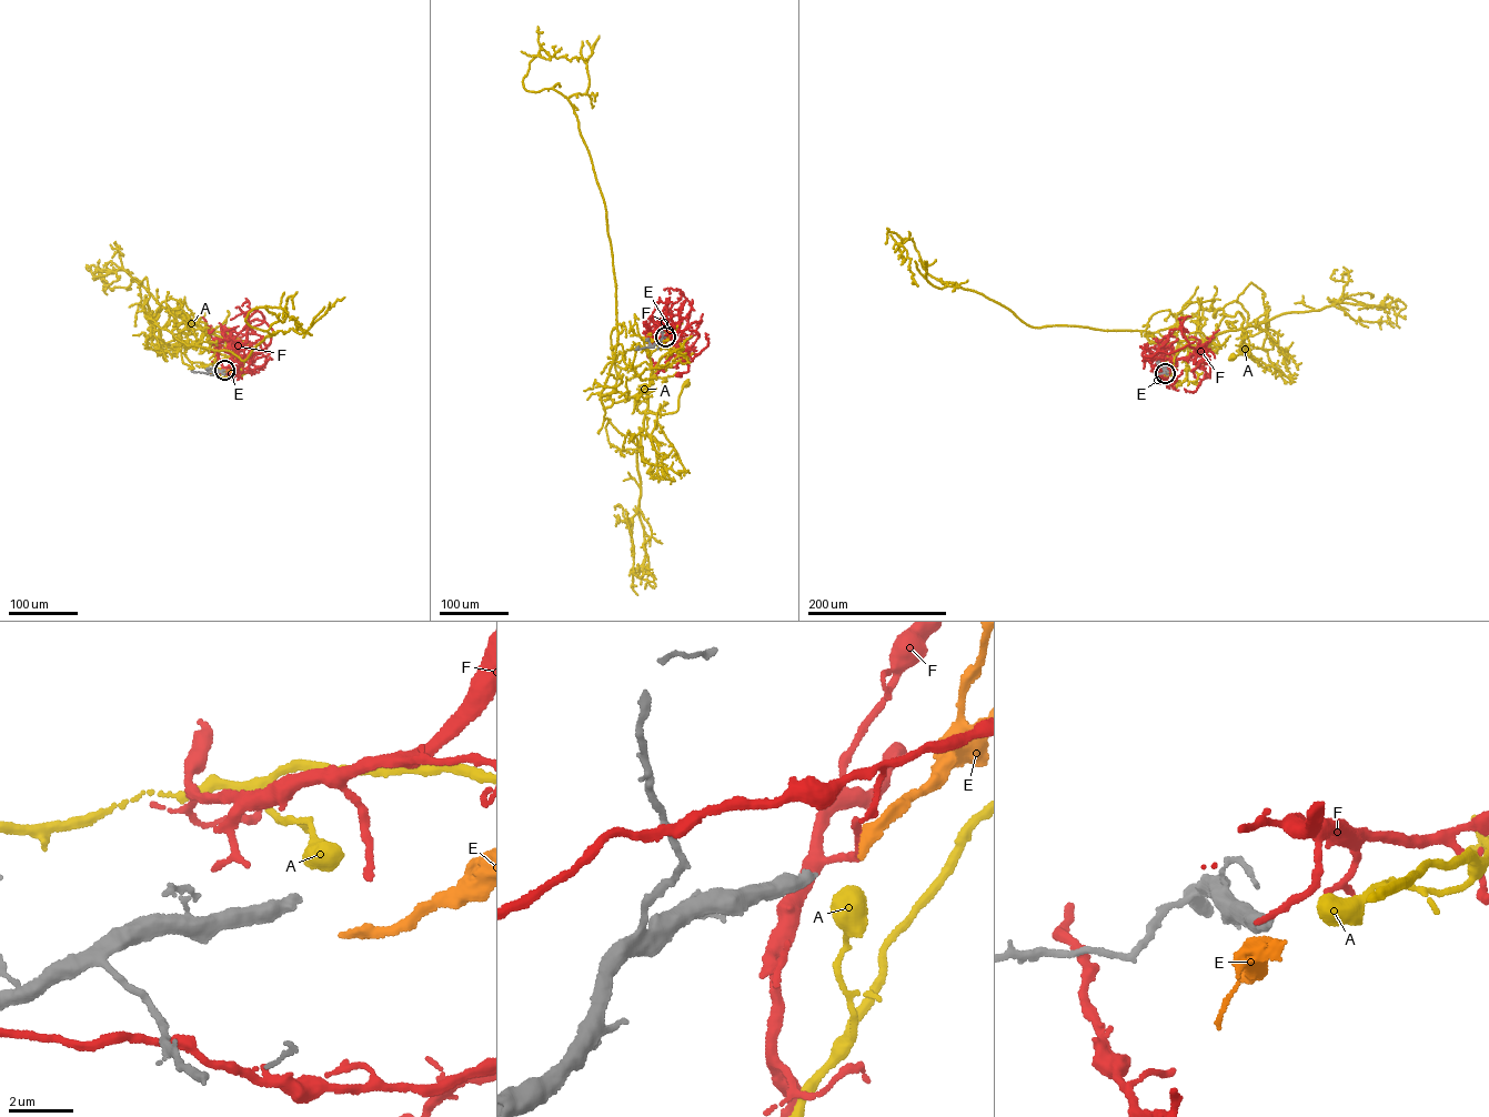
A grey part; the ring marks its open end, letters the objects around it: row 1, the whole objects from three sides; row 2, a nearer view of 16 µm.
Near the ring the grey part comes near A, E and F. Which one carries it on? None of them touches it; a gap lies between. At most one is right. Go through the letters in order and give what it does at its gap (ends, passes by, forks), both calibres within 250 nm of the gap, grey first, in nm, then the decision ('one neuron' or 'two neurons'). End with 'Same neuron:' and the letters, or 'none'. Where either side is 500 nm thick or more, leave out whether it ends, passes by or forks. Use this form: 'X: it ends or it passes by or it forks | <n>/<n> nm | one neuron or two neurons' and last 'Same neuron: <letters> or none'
A: 320/700 nm | two neurons
E: it ends | 320/280 nm | two neurons
F: it ends | 320/220 nm | two neurons
Same neuron: none

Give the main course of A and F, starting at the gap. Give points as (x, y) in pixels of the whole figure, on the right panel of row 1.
A: (1166, 372), (1169, 369), (1160, 355), (1165, 346), (1176, 341), (1240, 329), (1249, 342), (1249, 354), (1233, 355)
F: (1165, 373), (1164, 366), (1196, 354), (1204, 356), (1209, 364), (1209, 378), (1207, 375)

